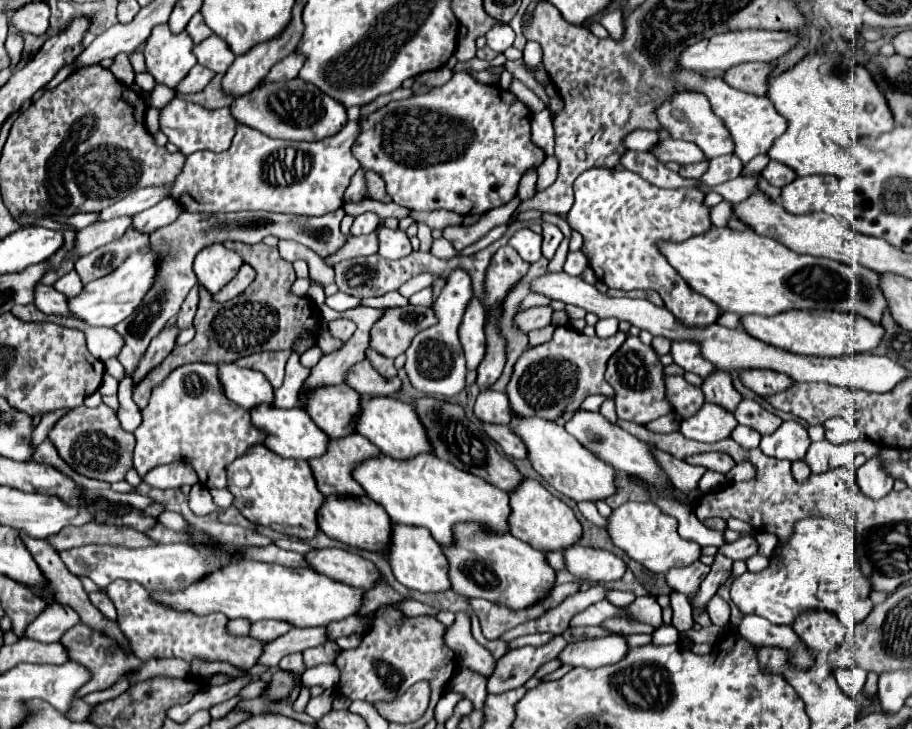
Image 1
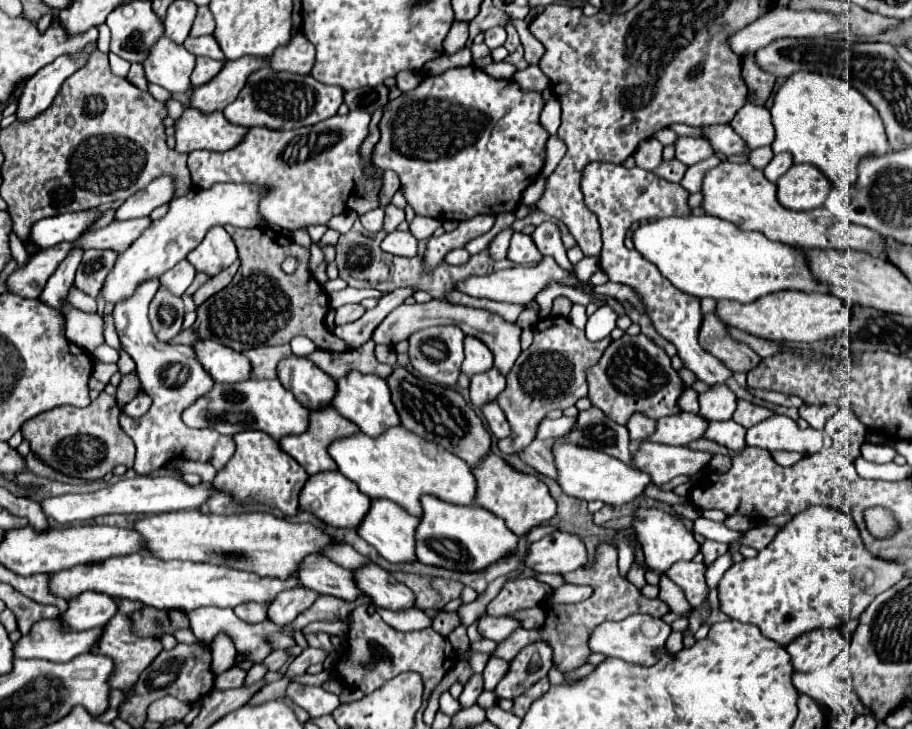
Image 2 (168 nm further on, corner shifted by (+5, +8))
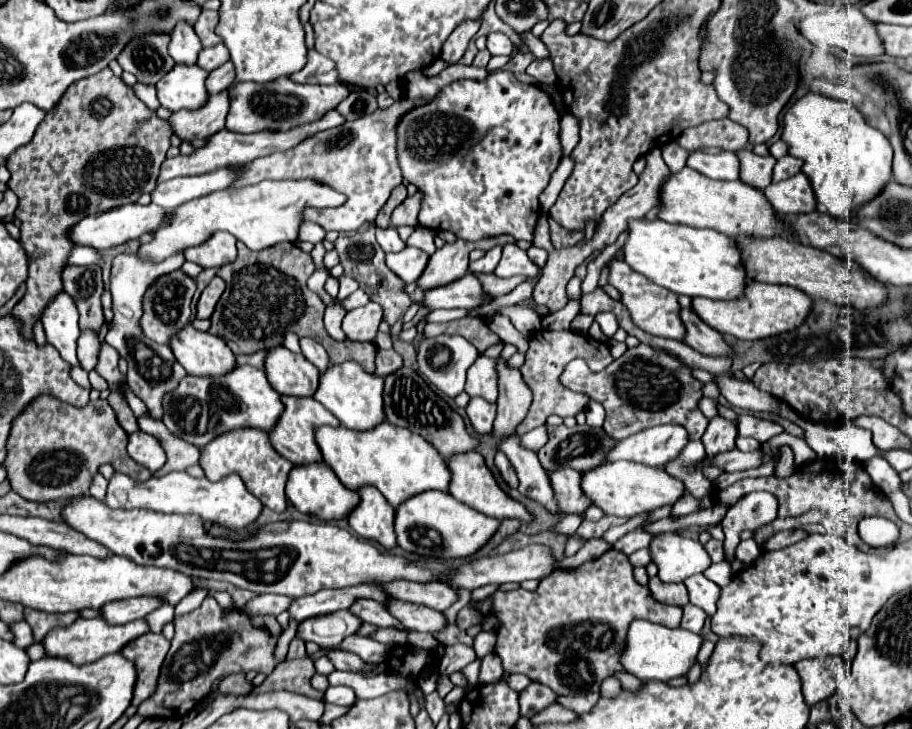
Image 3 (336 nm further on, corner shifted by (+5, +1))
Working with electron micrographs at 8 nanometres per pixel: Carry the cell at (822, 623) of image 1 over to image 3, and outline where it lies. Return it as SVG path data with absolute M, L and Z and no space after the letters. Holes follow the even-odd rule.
M825 657L825 659L807 659L795 665L801 681L803 681L803 695L809 707L819 701L825 701L835 693L837 679L847 673L843 657Z

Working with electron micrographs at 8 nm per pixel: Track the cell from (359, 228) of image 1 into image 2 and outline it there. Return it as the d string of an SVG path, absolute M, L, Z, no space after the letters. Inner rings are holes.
M375 208L375 210L369 210L367 214L363 214L359 220L369 232L379 232L381 224L383 224L383 216L385 216L383 208Z

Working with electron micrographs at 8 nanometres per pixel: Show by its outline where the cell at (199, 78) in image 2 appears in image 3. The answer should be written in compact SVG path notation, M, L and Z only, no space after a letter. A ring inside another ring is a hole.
M227 61L225 65L221 65L219 69L211 71L209 77L207 77L207 91L209 95L215 95L215 93L221 93L225 89L229 89L235 81L235 69L231 65L231 61Z

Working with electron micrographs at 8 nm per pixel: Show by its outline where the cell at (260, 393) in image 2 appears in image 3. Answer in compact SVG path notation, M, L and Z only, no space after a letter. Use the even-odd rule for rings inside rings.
M235 365L235 369L223 377L183 377L183 381L163 397L161 421L175 437L201 447L207 441L239 427L271 431L281 413L281 397L267 385L265 373L251 365Z

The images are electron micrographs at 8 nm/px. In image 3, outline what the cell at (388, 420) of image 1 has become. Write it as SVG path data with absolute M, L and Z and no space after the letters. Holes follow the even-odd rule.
M343 361L339 365L329 365L327 371L319 375L319 389L313 397L321 405L325 405L343 427L355 431L367 431L385 419L381 393L383 393L383 377L367 373L355 361Z

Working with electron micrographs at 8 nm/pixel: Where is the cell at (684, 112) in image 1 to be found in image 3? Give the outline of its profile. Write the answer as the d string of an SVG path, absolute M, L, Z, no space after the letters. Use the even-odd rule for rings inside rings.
M741 149L737 155L741 159L741 181L755 189L765 189L771 183L775 159L771 155L759 157L749 149Z

